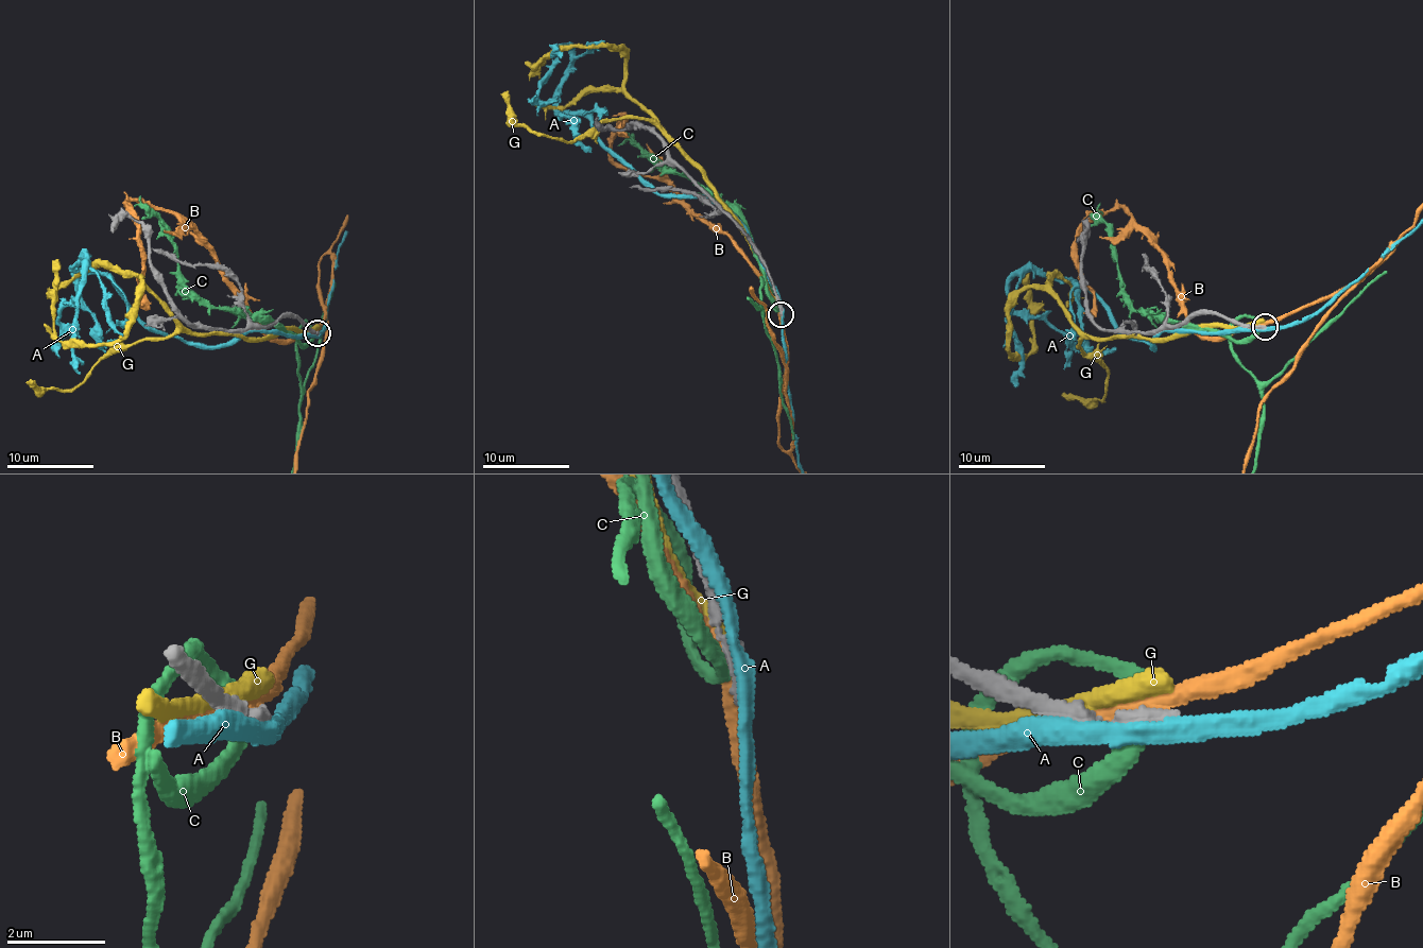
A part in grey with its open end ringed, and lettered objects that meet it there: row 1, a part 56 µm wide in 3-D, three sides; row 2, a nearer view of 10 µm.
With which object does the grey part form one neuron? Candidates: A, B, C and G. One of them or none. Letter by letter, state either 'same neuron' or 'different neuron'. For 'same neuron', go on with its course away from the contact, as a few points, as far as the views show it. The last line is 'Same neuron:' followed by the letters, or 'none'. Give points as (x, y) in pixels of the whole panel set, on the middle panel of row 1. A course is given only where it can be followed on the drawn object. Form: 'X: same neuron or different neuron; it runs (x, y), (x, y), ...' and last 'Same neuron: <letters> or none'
A: different neuron
B: different neuron
C: different neuron
G: different neuron
Same neuron: none

